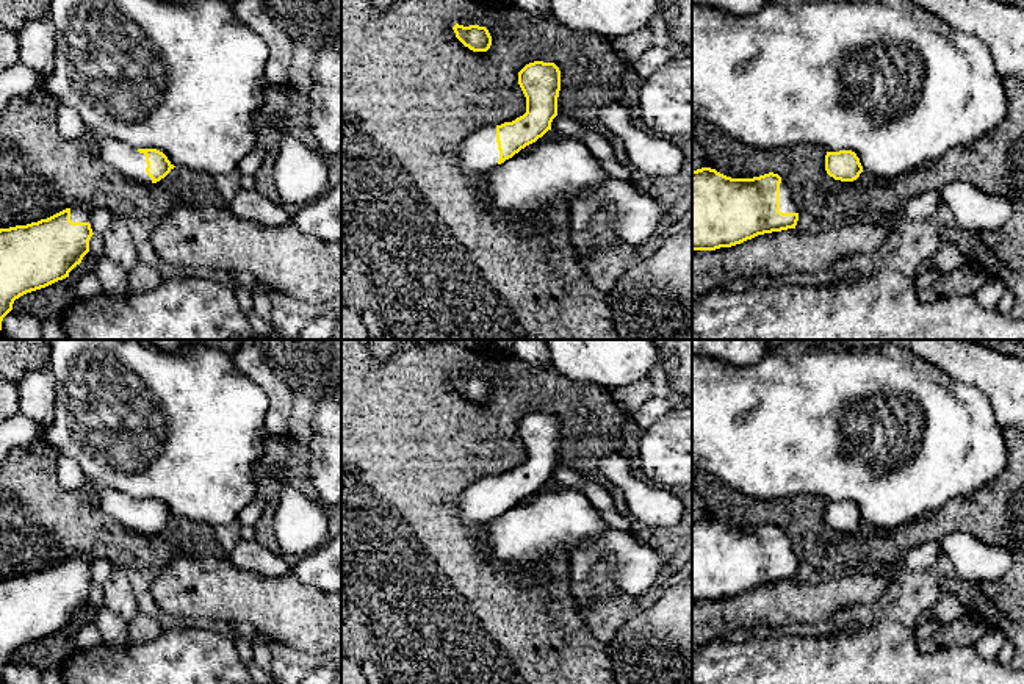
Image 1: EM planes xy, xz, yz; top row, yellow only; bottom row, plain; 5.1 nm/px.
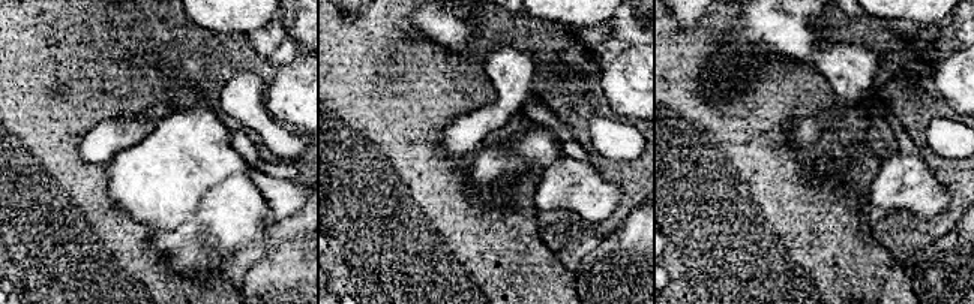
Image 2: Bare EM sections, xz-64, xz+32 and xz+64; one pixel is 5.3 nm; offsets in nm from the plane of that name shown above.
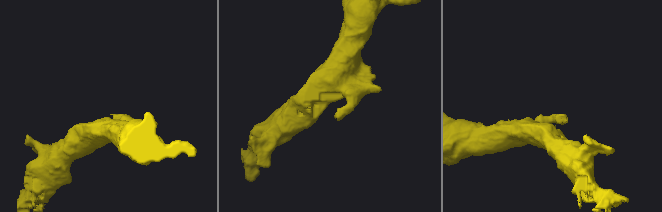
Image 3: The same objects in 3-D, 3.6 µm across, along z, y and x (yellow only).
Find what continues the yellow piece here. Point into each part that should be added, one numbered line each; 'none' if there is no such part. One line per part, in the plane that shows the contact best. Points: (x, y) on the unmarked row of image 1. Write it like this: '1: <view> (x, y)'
1: xz (479, 504)
2: yz (786, 551)

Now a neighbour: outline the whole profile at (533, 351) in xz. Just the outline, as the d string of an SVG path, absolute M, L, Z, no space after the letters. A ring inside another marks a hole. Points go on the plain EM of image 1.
M493 340L492 346L531 365L553 368L545 340Z

